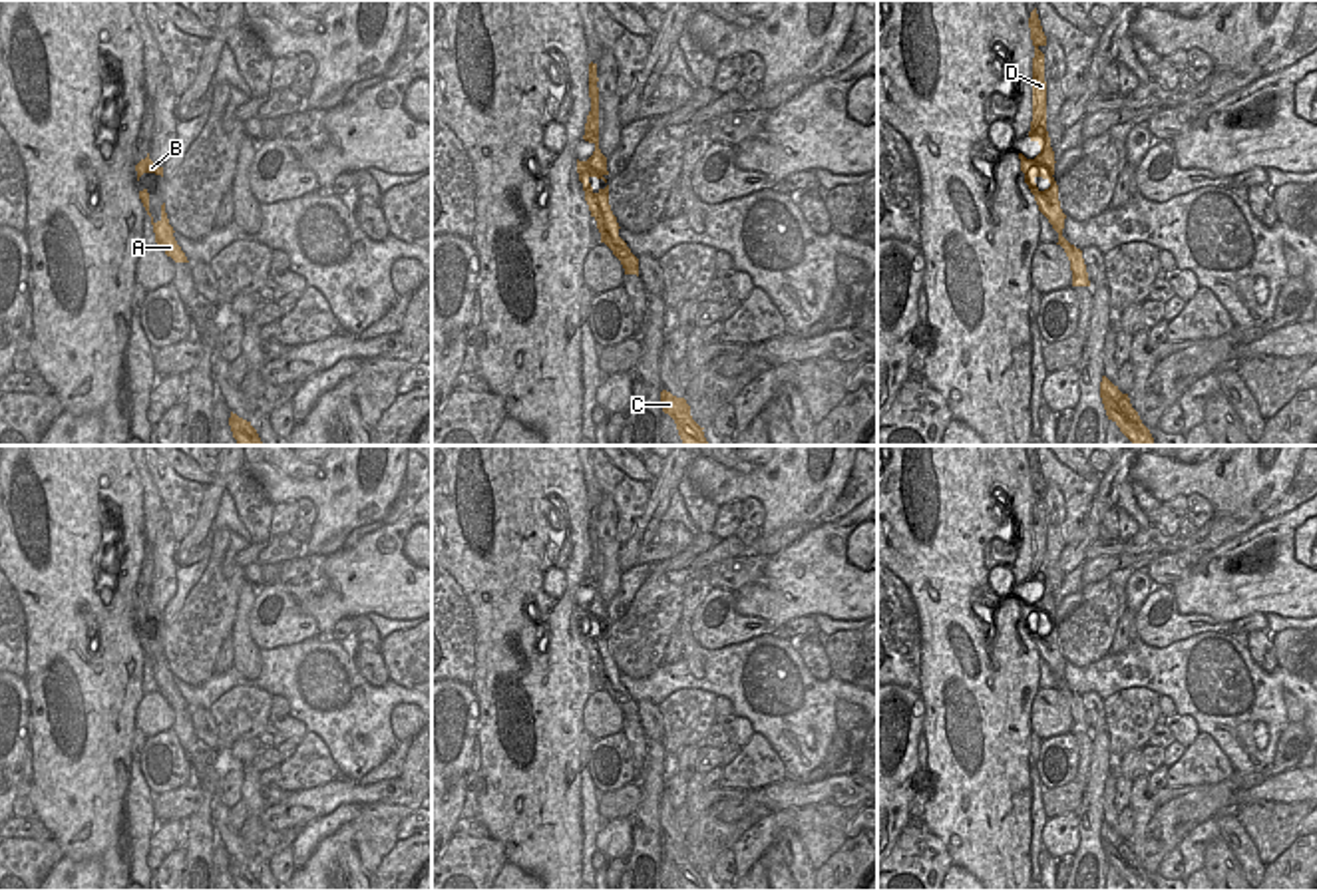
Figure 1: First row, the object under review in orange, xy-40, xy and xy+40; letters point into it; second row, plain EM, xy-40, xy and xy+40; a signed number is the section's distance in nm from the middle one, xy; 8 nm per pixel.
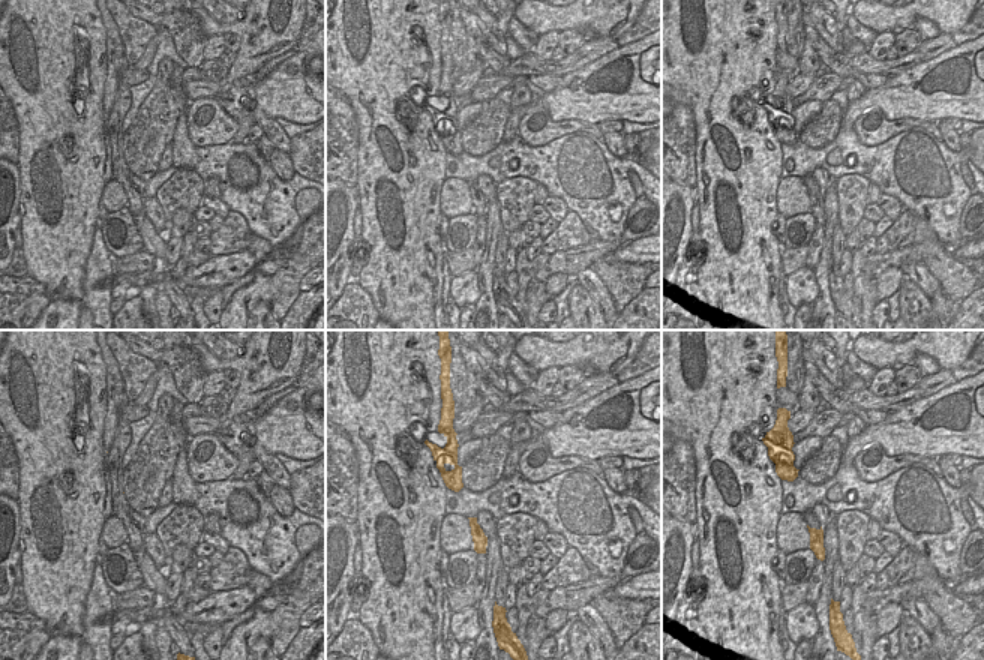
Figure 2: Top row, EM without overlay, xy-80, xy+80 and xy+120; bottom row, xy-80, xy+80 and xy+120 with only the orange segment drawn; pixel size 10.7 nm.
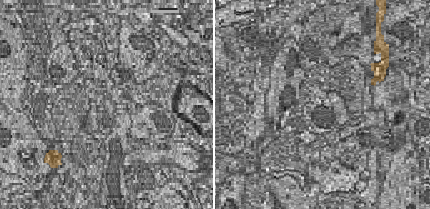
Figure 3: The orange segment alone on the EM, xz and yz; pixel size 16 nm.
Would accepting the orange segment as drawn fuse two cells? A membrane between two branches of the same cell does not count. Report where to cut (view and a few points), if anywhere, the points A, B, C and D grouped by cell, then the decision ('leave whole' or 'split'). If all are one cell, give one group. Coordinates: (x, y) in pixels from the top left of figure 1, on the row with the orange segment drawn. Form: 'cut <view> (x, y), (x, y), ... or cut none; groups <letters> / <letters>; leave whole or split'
cut none; groups A B C D; leave whole

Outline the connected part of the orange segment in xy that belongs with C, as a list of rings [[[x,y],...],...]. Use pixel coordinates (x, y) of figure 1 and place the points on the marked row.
[[[662,390],[660,402],[662,402],[662,412],[674,420],[678,436],[684,446],[708,446],[702,432],[704,428],[700,428],[692,420],[690,406],[686,404],[684,398],[676,398],[670,392]]]

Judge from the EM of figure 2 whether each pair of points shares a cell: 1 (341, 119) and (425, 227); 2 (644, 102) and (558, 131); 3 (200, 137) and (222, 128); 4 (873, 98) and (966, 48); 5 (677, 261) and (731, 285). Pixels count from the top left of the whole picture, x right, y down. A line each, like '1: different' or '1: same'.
1: different
2: different
3: same
4: same
5: different

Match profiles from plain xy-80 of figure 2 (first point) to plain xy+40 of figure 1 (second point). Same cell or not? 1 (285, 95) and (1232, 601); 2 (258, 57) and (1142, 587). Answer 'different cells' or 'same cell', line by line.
1: same cell
2: different cells

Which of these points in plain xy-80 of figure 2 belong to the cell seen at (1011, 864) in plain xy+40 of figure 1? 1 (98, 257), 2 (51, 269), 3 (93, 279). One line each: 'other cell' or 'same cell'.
1: other cell
2: same cell
3: other cell

